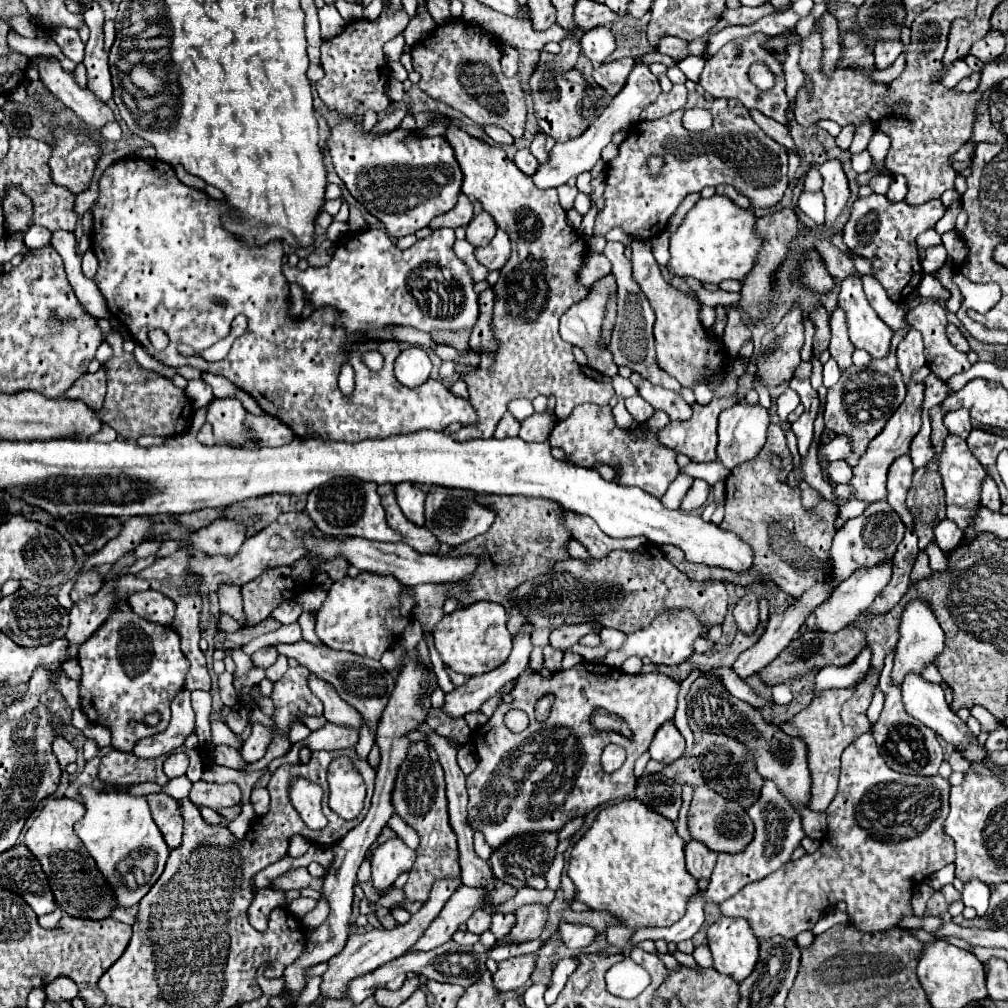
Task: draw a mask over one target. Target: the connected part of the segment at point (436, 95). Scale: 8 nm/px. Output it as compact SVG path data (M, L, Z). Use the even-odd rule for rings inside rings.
M450 19L438 25L424 43L414 45L412 63L422 75L420 89L432 99L462 111L480 127L498 125L512 137L522 137L526 123L524 93L518 79L508 79L500 71L500 49L494 35L466 21Z

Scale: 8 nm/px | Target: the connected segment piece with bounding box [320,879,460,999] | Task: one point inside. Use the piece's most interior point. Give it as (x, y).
(364, 952)

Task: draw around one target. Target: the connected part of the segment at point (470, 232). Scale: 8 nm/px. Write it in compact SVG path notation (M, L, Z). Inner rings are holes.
M482 211L480 215L476 215L476 217L468 223L468 227L466 227L466 239L468 239L474 247L486 247L486 245L492 241L496 229L498 229L498 227L496 227L492 215L488 215L488 213Z

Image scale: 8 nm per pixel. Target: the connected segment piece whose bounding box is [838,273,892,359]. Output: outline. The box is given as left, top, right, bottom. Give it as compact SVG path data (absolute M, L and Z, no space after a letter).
M858 273L848 275L842 281L842 291L838 295L838 305L846 311L850 341L858 349L868 351L876 359L886 357L886 353L890 349L892 329L870 307L868 299L864 295L862 281L860 281Z

